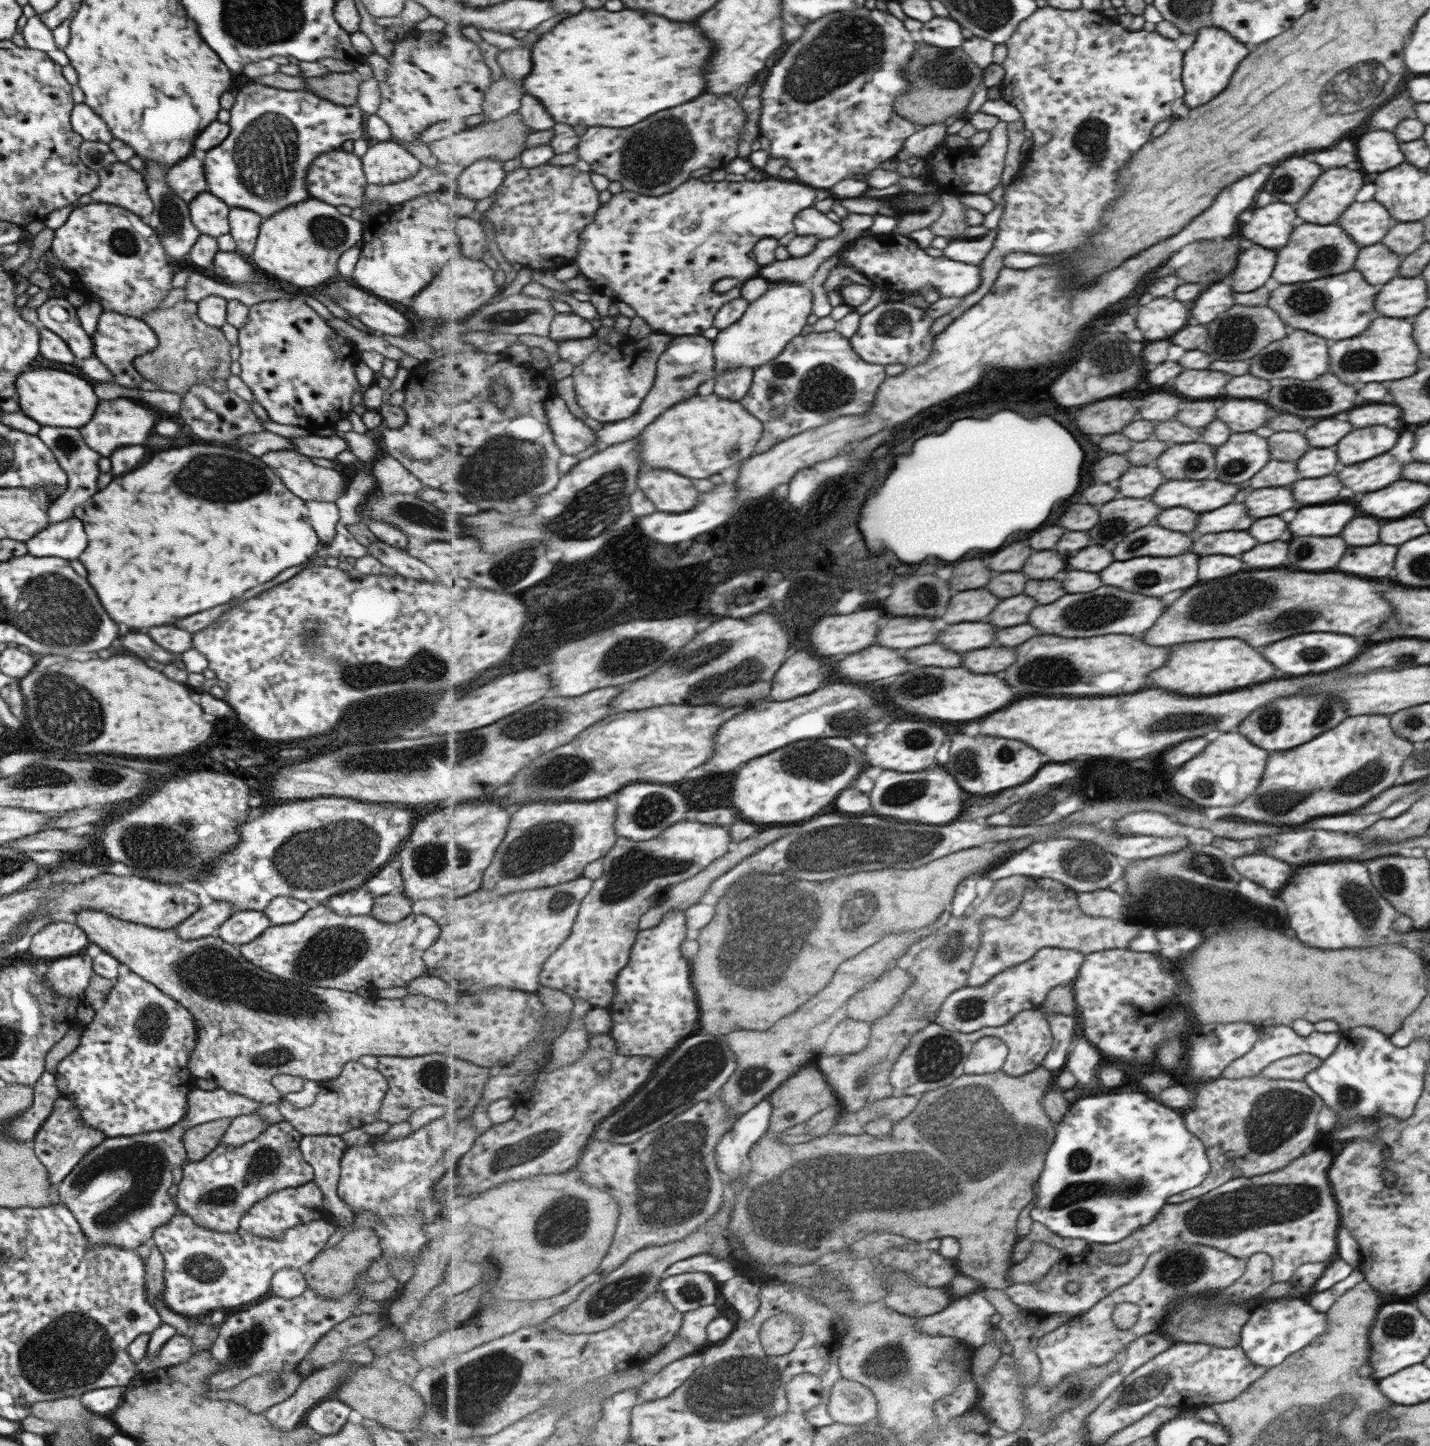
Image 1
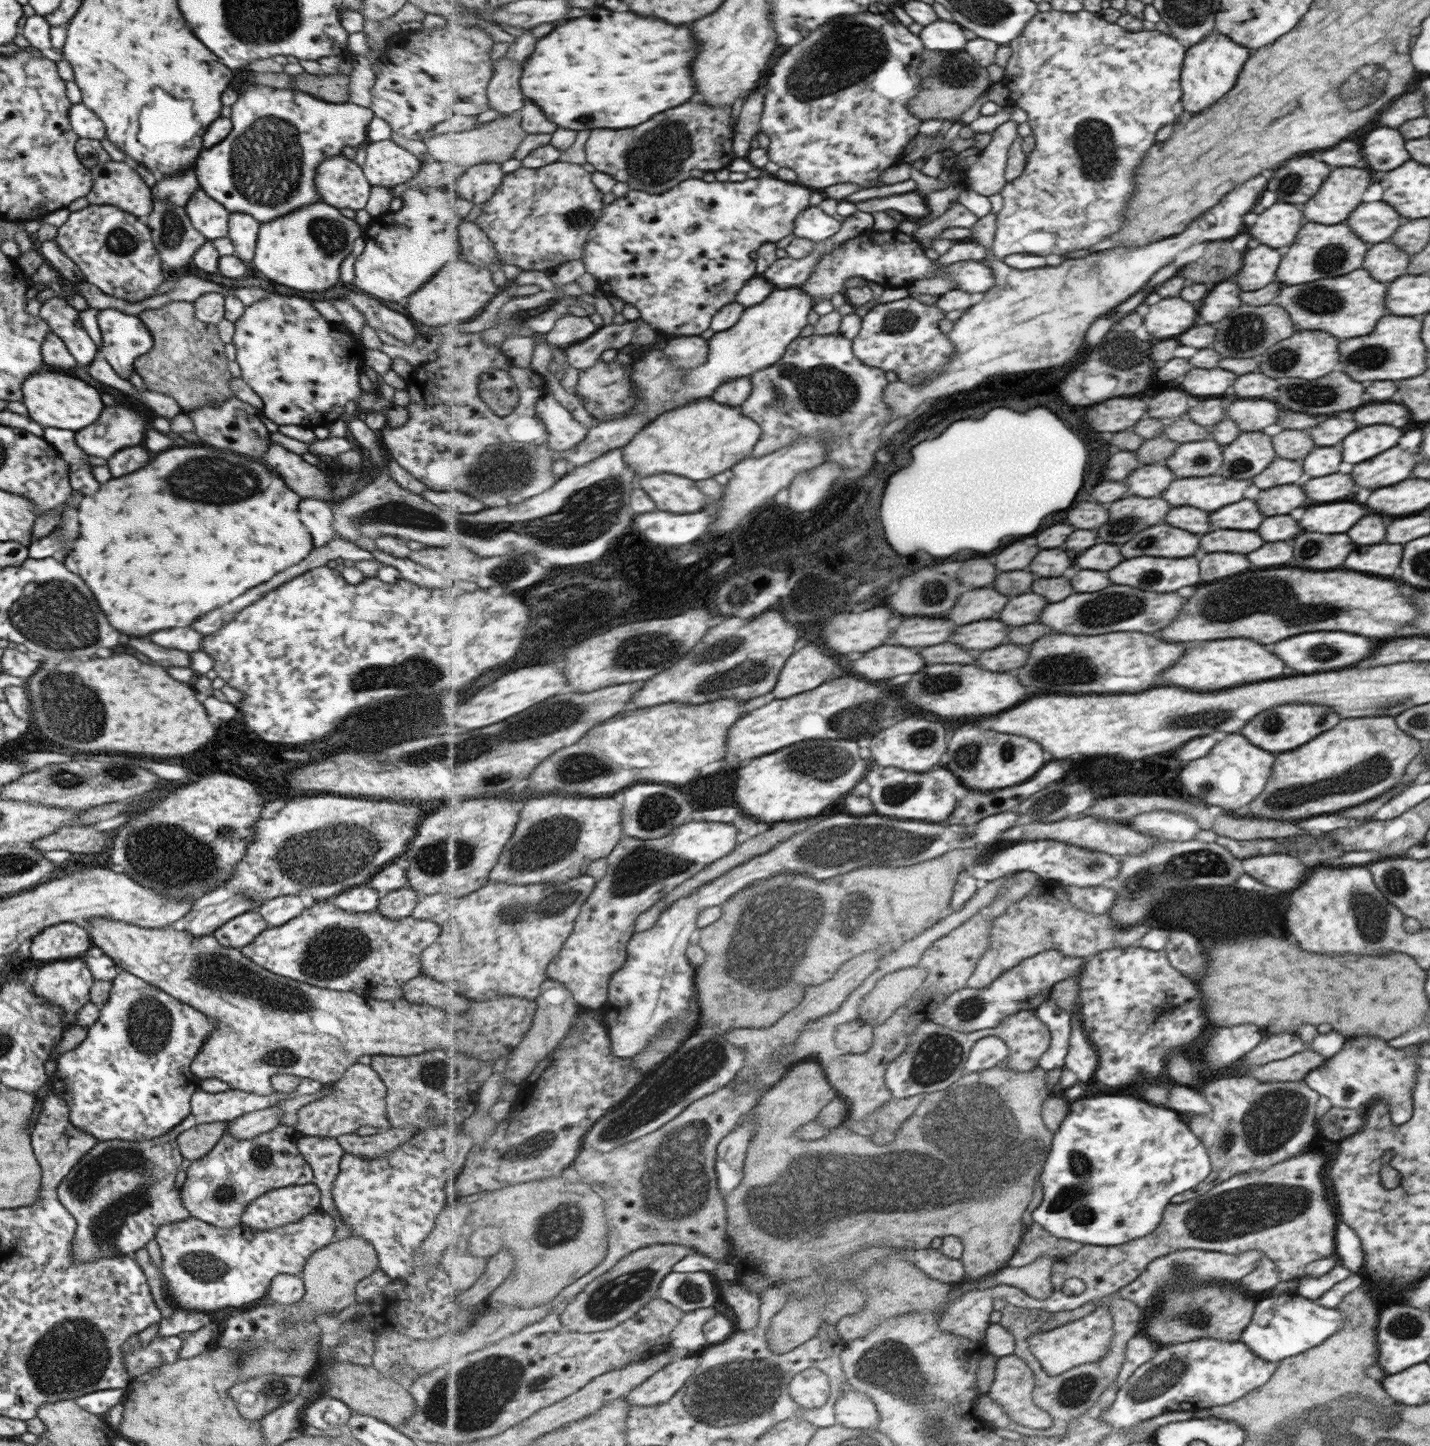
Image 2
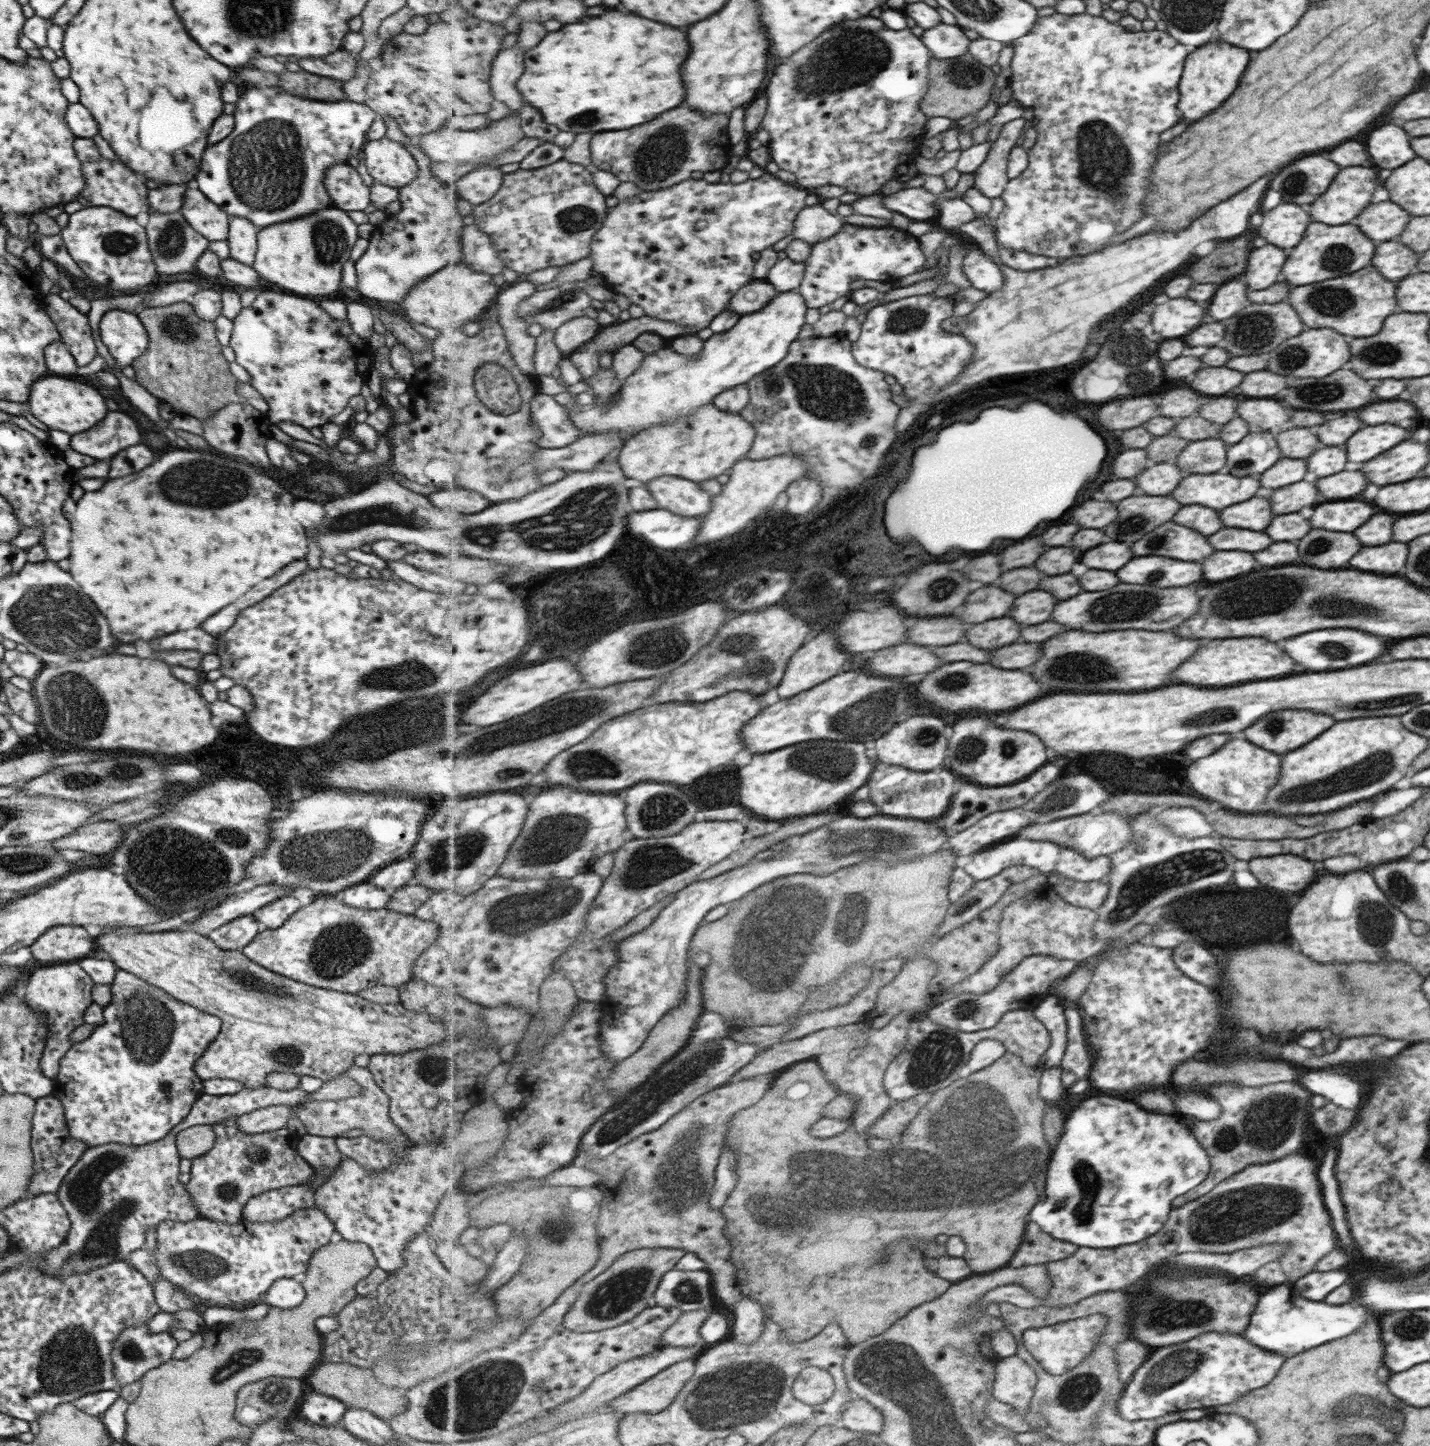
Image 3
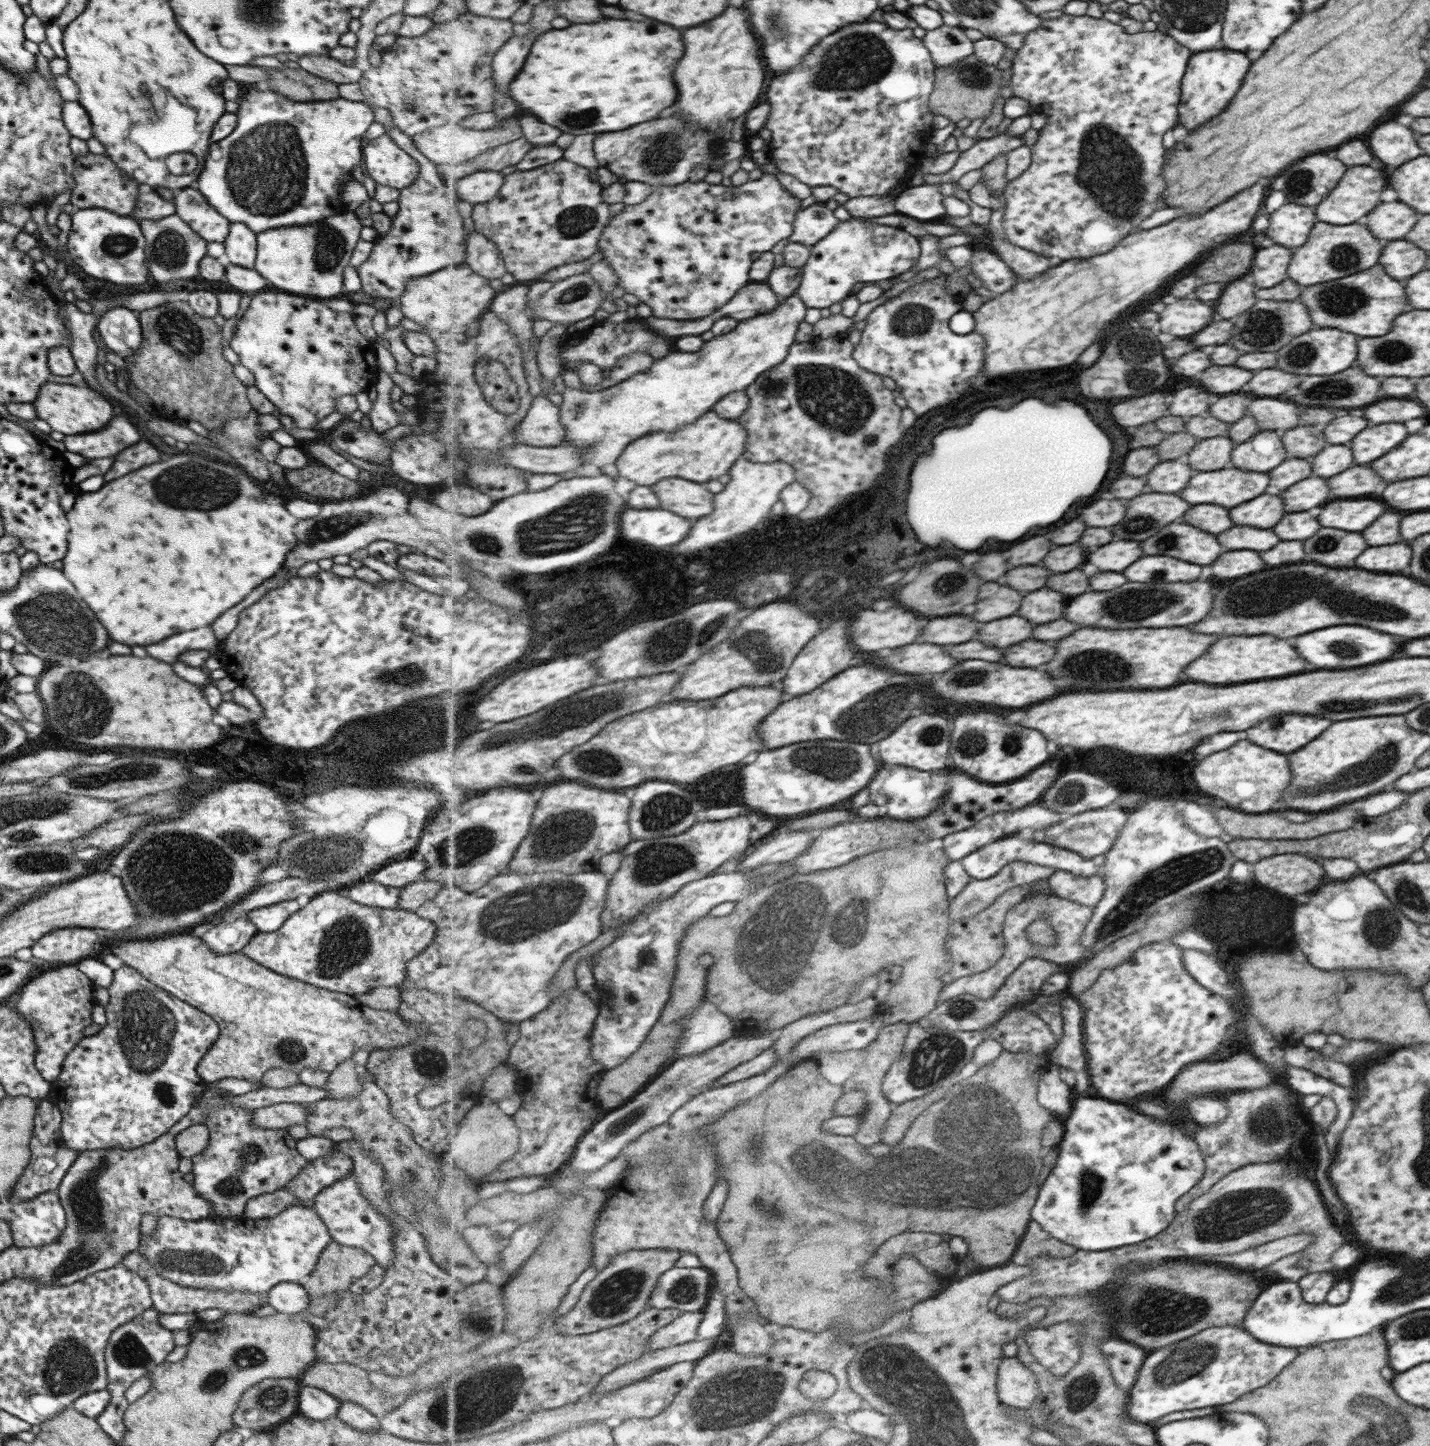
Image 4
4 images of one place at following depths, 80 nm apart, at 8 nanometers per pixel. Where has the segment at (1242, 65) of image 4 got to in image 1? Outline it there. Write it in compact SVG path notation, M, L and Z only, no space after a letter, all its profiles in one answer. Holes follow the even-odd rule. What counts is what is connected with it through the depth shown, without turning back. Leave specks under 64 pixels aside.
M1216 26L1201 27L1194 34L1194 42L1185 51L1183 55L1183 84L1187 84L1187 96L1183 96L1185 106L1195 108L1199 104L1205 104L1207 100L1211 100L1215 94L1219 94L1223 90L1223 86L1227 86L1231 72L1235 70L1235 66L1249 54L1249 50L1245 48L1242 41L1238 41Z

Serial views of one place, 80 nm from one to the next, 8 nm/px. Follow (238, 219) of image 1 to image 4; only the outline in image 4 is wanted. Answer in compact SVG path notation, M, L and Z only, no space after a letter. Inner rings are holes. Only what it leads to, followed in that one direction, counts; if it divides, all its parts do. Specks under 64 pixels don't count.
M242 222L229 223L228 236L223 242L224 253L231 264L243 267L253 268L256 257L256 235Z

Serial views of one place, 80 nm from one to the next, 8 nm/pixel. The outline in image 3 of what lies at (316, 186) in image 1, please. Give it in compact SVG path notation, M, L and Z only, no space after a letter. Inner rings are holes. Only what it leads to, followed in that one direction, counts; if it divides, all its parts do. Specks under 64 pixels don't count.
M335 164L325 172L325 191L333 207L341 211L363 211L370 203L369 190L356 169L348 164Z

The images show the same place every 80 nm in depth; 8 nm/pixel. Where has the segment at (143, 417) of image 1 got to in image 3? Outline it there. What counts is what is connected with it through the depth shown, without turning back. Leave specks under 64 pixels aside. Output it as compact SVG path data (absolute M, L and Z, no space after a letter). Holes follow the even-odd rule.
M111 411L99 424L95 424L95 428L71 435L69 448L85 456L105 460L127 446L139 444L139 440L141 434L133 418L123 414L123 411Z

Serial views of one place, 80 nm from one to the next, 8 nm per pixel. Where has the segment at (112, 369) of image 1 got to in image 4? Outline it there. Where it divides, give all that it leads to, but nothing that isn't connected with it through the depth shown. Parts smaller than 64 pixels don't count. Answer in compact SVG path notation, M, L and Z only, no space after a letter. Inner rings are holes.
M123 307L103 313L96 330L104 346L122 359L136 352L143 341L137 313Z

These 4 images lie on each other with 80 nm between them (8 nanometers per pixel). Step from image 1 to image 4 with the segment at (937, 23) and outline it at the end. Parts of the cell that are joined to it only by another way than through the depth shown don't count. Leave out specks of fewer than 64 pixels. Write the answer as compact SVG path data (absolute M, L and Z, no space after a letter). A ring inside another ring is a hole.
M943 25L926 31L922 38L934 57L937 67L962 62L974 54L974 42L967 38L964 27Z

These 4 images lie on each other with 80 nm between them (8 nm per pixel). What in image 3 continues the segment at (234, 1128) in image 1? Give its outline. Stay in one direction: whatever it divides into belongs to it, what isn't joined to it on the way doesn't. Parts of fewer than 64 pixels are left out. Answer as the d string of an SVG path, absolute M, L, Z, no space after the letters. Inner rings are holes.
M266 1106L257 1110L239 1115L236 1118L237 1126L245 1134L260 1134L285 1128L289 1120L289 1106Z

